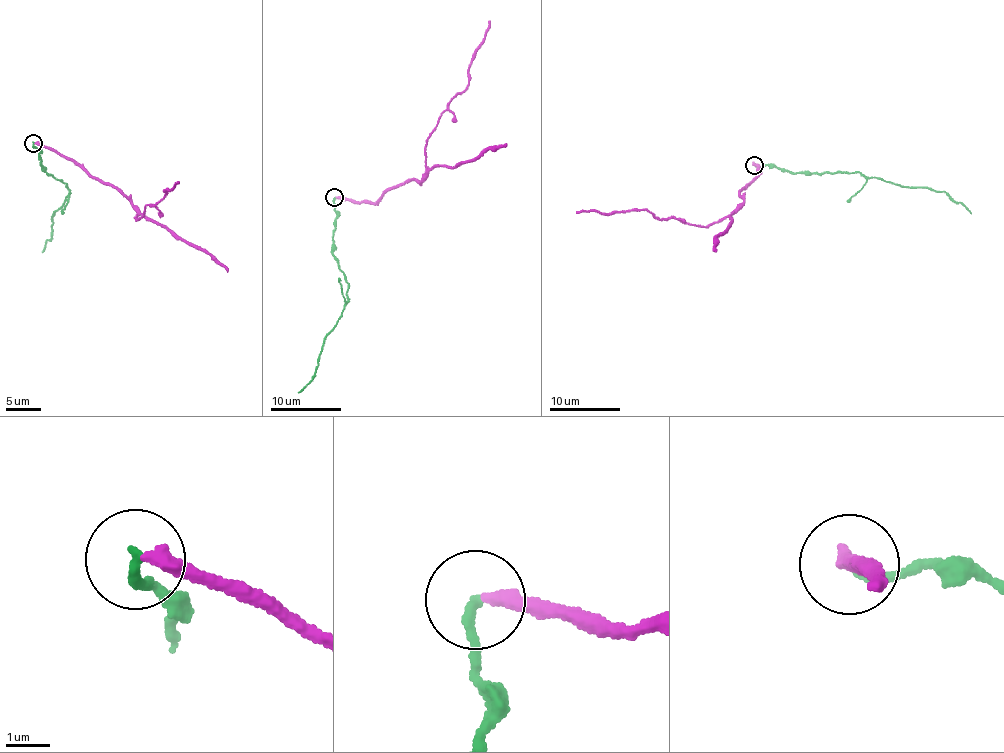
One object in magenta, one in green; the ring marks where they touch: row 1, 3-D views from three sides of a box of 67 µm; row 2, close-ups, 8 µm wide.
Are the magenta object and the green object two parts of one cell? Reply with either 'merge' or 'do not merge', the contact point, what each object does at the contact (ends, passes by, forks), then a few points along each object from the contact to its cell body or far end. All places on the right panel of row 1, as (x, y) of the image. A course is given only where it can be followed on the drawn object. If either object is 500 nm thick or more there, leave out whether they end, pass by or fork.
do not merge; at (754, 165); magenta ends there; green ends there; magenta runs (753, 164), (759, 176), (739, 193), (744, 201), (716, 222), (690, 225), (645, 211), (576, 212); green runs (753, 164), (783, 167), (792, 173), (866, 175), (896, 184), (945, 191), (970, 213)

